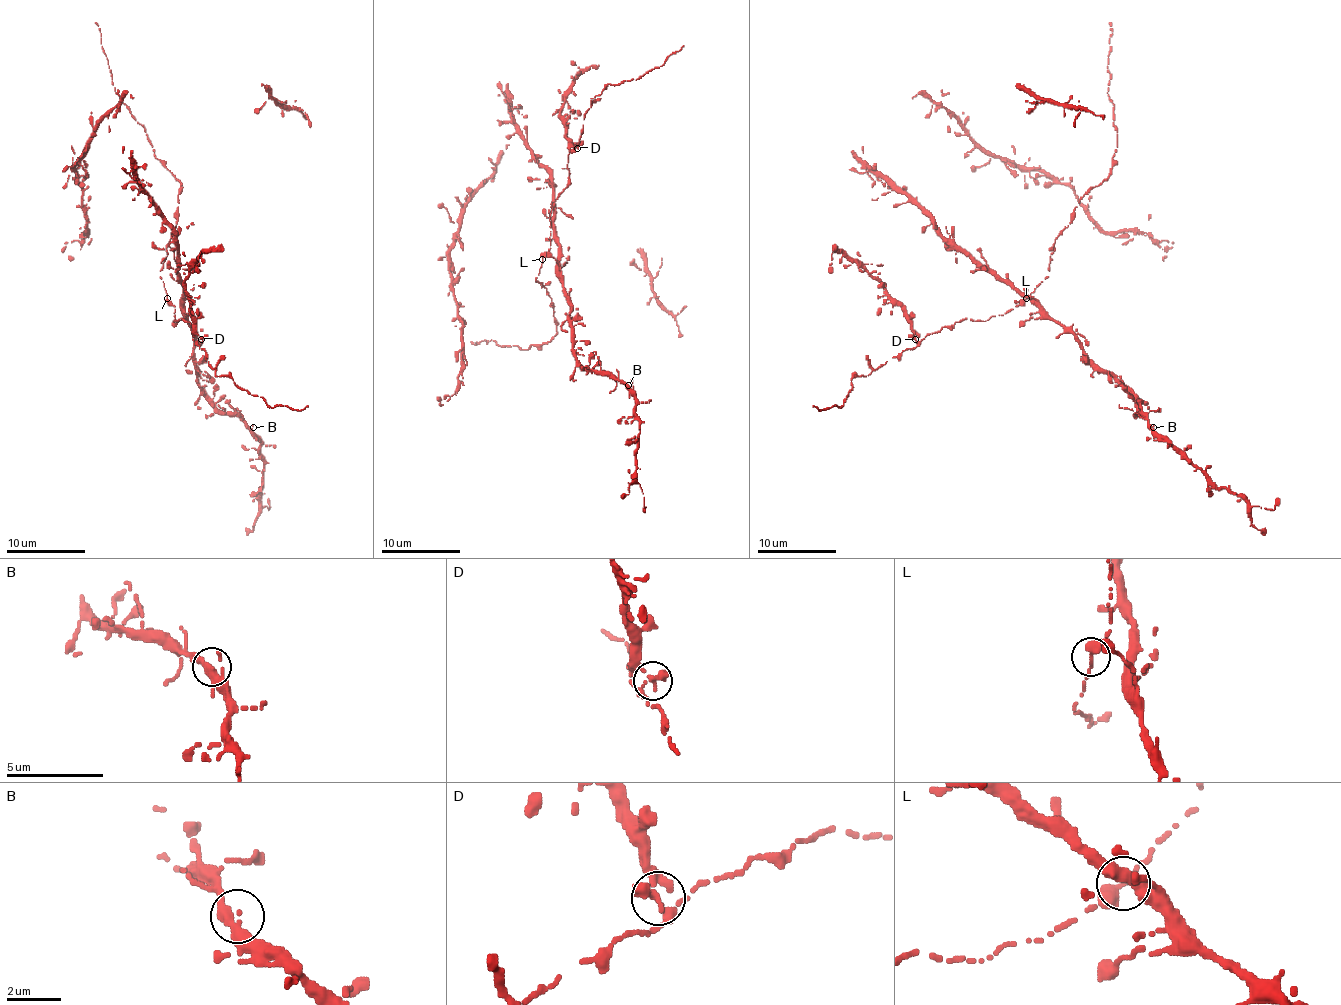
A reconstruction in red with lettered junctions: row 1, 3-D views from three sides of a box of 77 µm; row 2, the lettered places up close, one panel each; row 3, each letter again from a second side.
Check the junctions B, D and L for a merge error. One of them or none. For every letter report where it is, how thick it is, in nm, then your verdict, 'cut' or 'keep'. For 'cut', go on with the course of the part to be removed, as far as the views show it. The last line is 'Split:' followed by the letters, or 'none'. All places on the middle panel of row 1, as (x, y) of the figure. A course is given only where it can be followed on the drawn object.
B: place (628, 385); calibre 240 nm; keep
D: place (577, 148); calibre 280 nm; cut; course (577, 147), (569, 143), (560, 112), (579, 72), (573, 64)
L: place (542, 259); calibre 280 nm; keep
Split: D

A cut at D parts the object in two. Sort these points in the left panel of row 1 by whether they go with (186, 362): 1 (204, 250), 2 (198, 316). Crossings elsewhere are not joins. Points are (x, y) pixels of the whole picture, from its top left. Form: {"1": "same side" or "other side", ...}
{"1": "other side", "2": "other side"}

